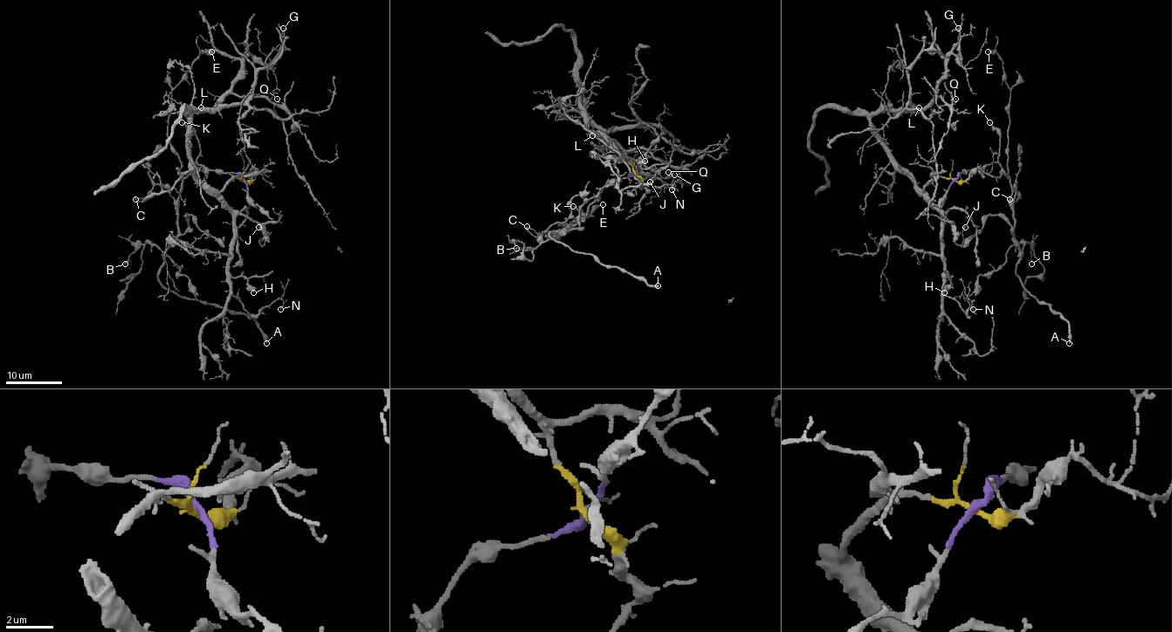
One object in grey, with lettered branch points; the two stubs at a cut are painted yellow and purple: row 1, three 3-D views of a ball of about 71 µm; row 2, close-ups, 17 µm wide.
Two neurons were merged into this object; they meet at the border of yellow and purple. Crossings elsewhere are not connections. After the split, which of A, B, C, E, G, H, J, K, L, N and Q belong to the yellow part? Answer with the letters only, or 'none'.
G, H, J, L, N, Q

